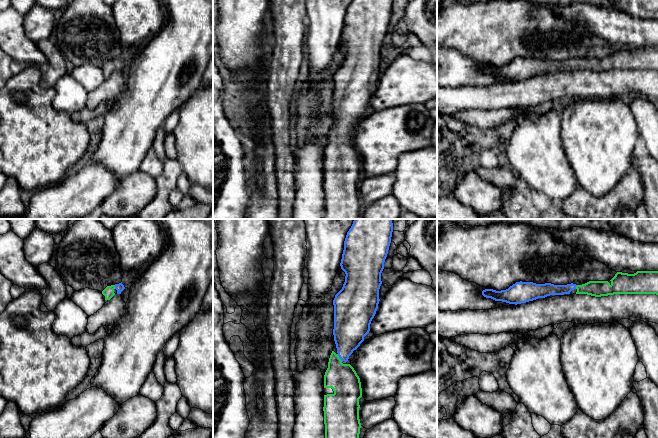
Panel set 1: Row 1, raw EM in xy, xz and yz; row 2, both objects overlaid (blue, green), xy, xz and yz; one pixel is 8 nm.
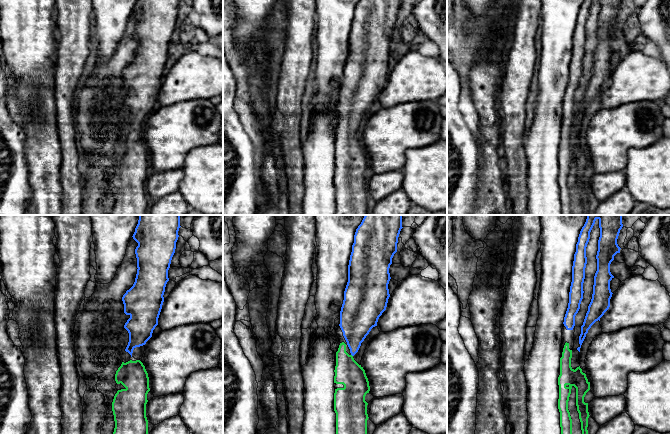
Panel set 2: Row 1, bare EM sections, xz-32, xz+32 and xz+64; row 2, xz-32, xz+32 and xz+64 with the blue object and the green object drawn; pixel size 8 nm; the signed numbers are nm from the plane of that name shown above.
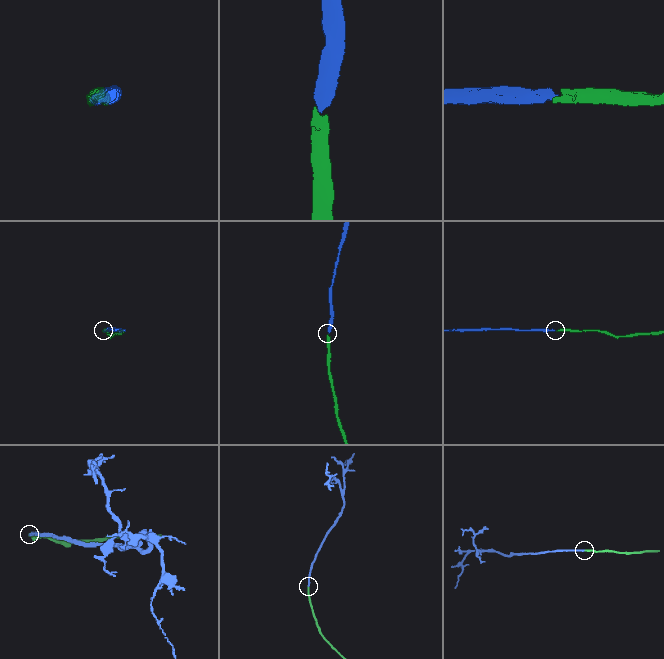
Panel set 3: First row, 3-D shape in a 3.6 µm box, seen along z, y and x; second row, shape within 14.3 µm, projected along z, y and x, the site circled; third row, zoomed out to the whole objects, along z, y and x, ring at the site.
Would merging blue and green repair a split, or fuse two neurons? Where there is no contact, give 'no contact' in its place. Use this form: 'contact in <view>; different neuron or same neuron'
contact in xz; same neuron

